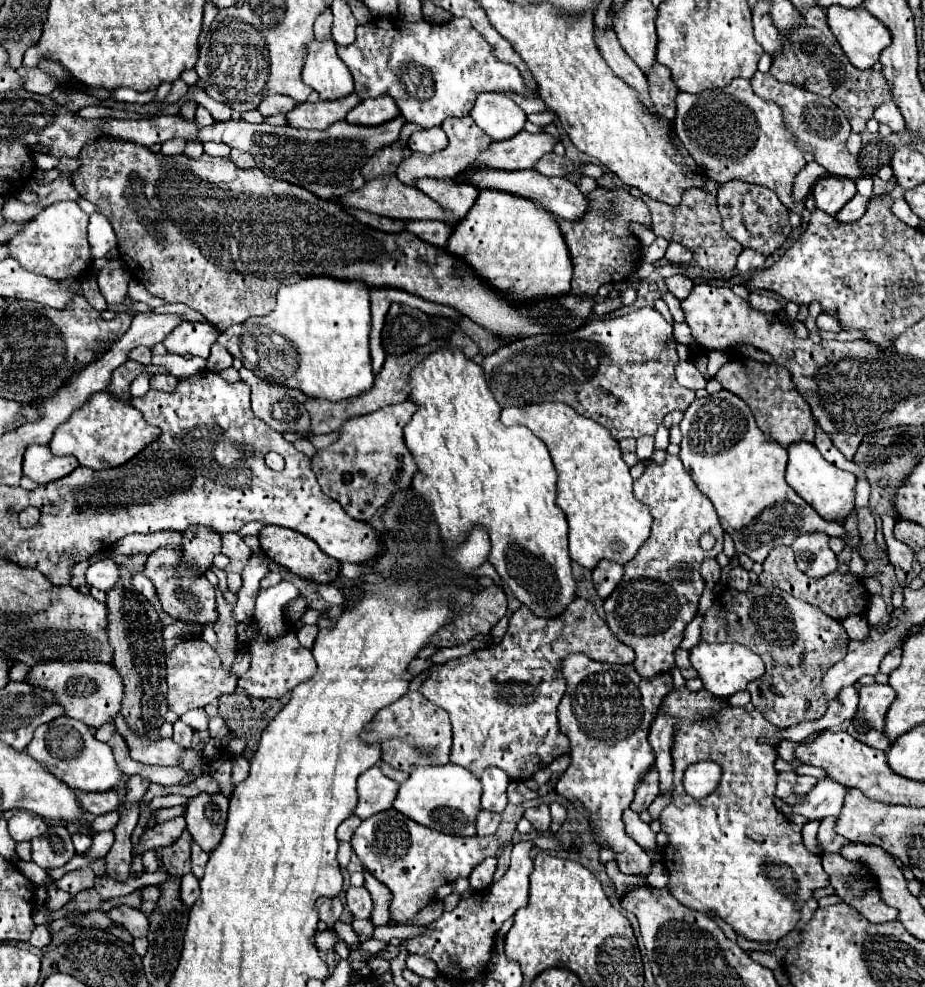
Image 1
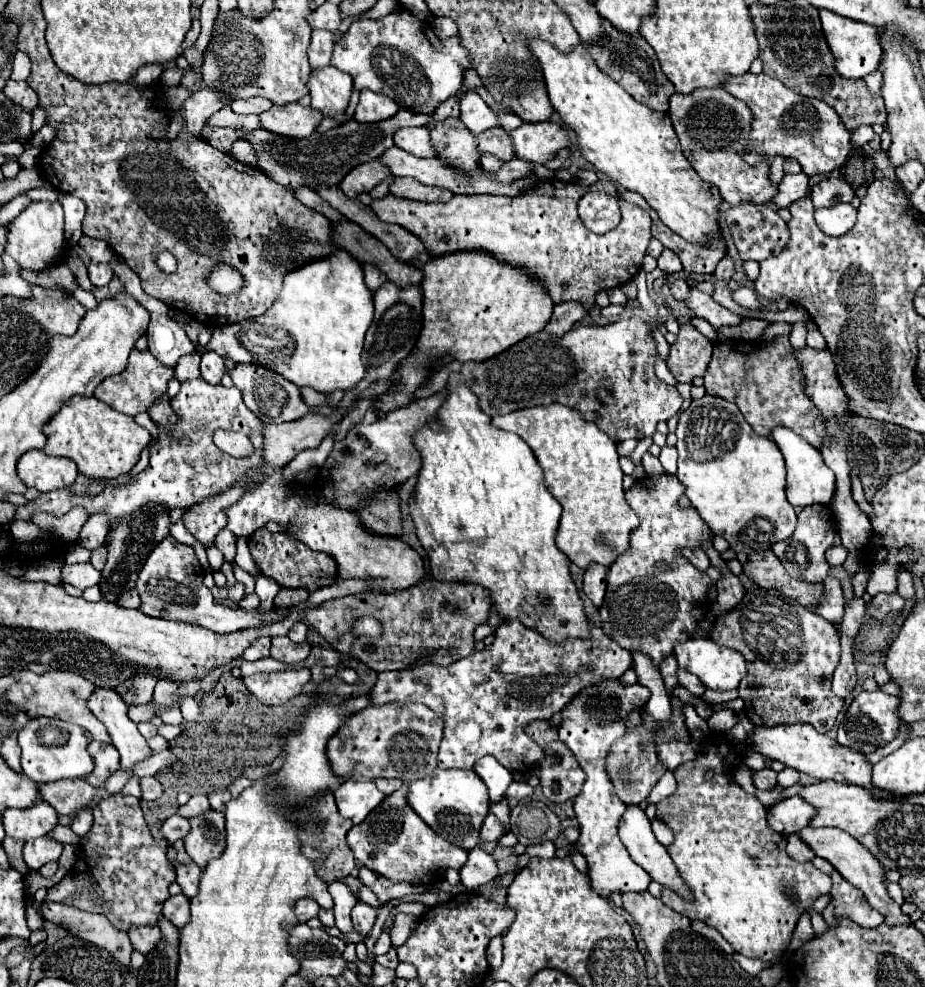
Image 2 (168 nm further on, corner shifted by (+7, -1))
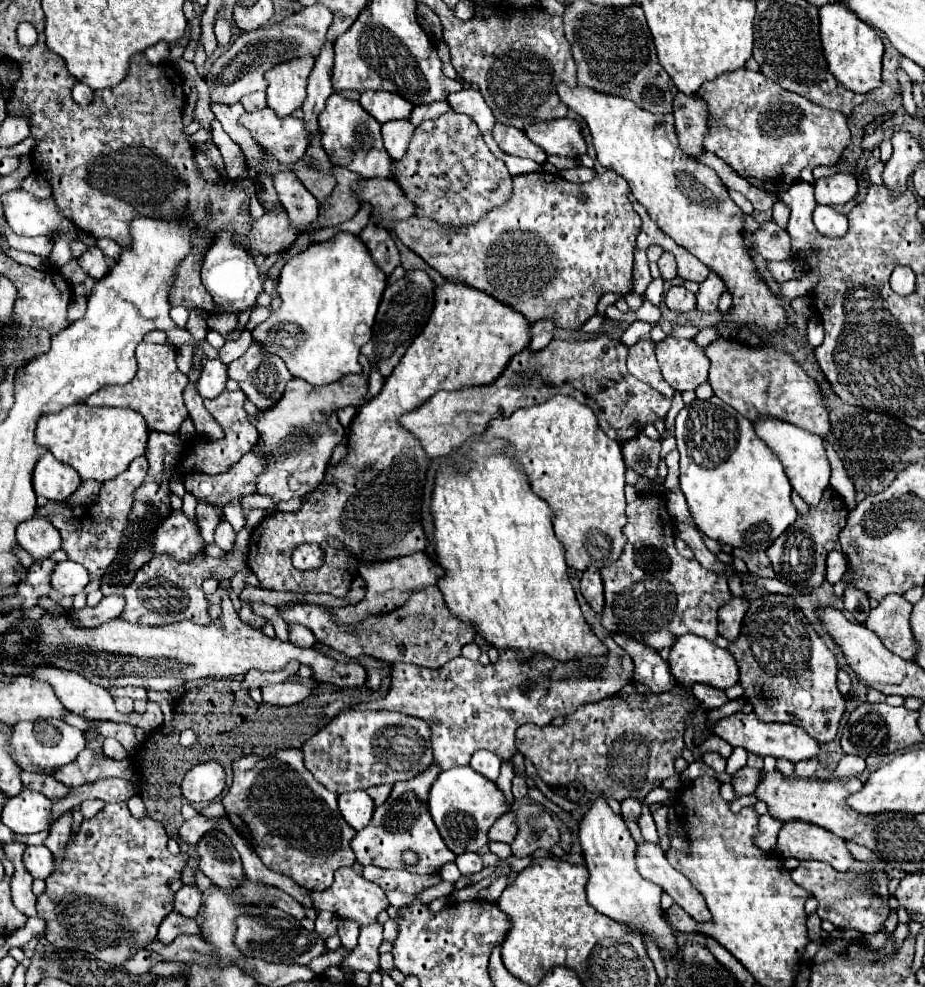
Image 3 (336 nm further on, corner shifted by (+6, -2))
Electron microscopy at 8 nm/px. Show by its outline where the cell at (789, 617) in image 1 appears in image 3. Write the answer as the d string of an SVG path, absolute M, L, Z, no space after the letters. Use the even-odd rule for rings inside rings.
M763 595L751 601L741 637L727 649L737 661L745 699L761 719L799 725L821 745L835 739L845 713L845 697L835 683L837 659L795 607L793 597Z

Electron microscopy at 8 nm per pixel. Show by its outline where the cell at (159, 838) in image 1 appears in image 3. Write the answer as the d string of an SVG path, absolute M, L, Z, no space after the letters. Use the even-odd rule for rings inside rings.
M195 815L193 819L189 819L189 821L185 821L183 825L181 825L181 839L185 841L185 843L199 843L199 839L205 835L205 833L209 833L209 831L213 831L213 827L215 827L215 823L211 821L211 819L207 819L207 817L203 817L203 815Z

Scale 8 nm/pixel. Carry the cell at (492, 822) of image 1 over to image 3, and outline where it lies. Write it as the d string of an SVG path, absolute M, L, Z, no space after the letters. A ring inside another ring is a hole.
M509 811L503 817L495 821L495 825L489 829L489 841L501 841L501 843L511 843L517 835L519 827L515 823L515 813Z

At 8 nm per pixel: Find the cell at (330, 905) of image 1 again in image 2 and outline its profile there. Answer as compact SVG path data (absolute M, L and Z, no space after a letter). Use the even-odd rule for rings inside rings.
M304 898L302 902L298 902L298 906L296 906L294 912L298 914L298 920L300 920L300 922L308 922L310 918L318 916L320 906L318 906L318 902L312 902L312 900L306 900L306 898Z

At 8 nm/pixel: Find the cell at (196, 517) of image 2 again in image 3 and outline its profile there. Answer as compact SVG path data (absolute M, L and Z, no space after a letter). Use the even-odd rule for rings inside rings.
M259 449L249 451L243 459L221 475L191 473L185 477L185 489L197 499L207 499L219 507L225 507L233 499L243 499L245 495L257 493L255 479L263 473L263 455Z

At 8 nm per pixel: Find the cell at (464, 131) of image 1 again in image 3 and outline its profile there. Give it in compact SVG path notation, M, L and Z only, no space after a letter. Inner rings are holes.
M495 123L495 129L493 129L493 137L497 141L497 145L509 153L509 155L515 155L515 157L527 157L527 159L533 159L537 163L543 163L547 159L545 151L535 145L527 135L525 131L517 129L517 127L509 127L509 125L503 125L503 123Z

